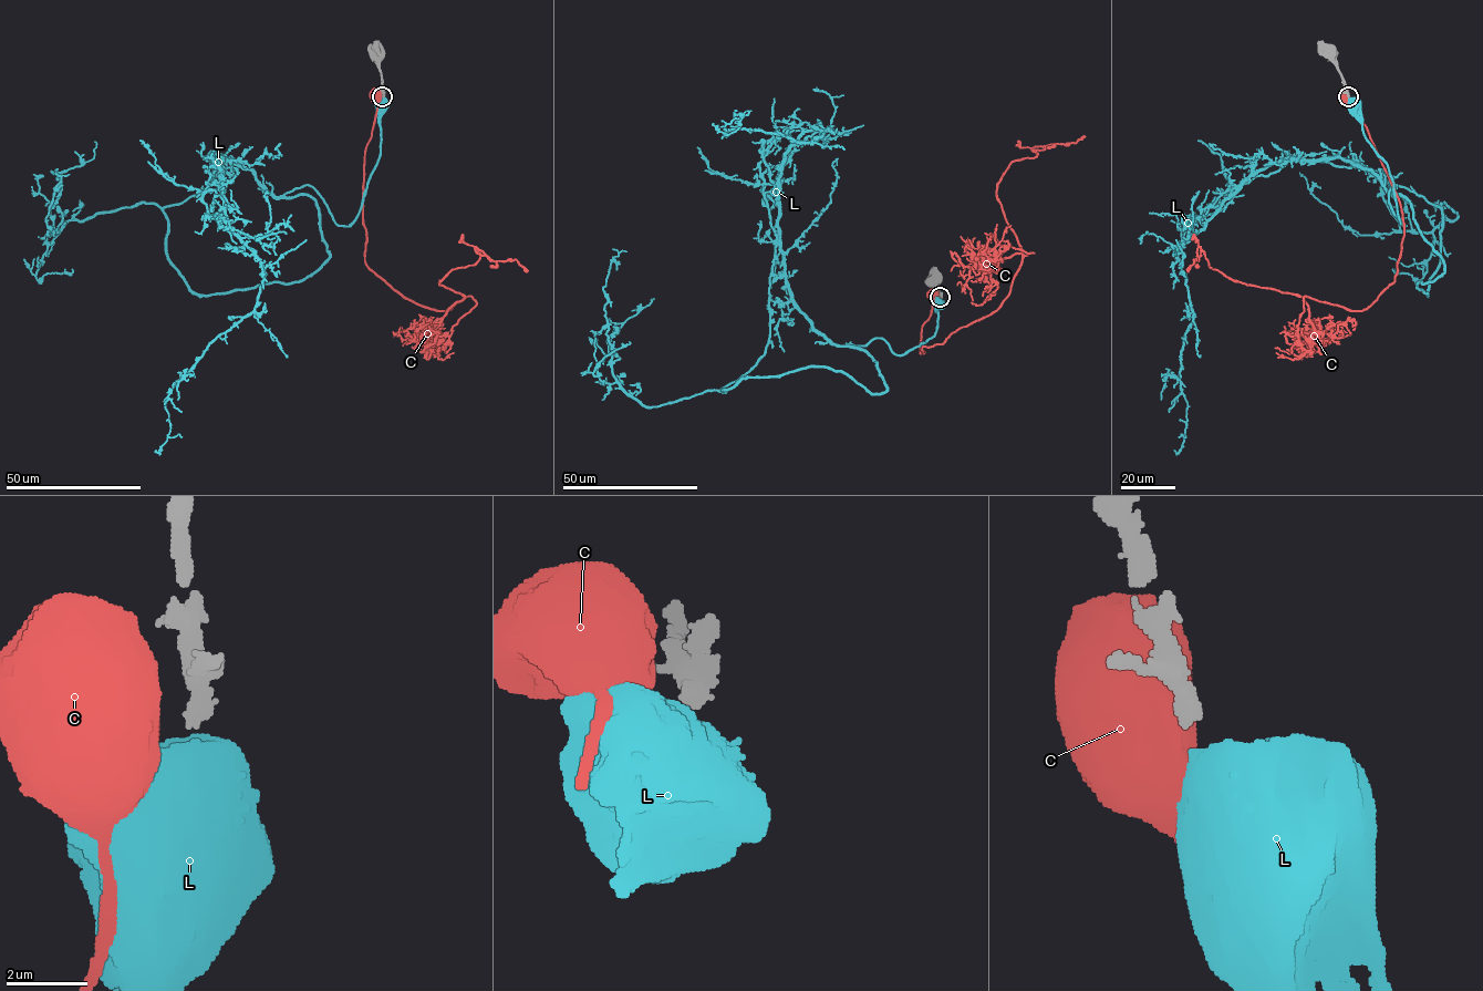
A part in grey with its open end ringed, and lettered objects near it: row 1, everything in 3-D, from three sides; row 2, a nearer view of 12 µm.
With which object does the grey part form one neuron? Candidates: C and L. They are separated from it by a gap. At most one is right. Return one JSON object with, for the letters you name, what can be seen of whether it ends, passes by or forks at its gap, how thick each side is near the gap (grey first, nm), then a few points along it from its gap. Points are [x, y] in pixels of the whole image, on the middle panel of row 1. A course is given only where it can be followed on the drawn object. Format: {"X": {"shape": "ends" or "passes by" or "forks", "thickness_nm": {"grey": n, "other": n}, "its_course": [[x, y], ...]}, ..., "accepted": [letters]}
{"accepted": []}

